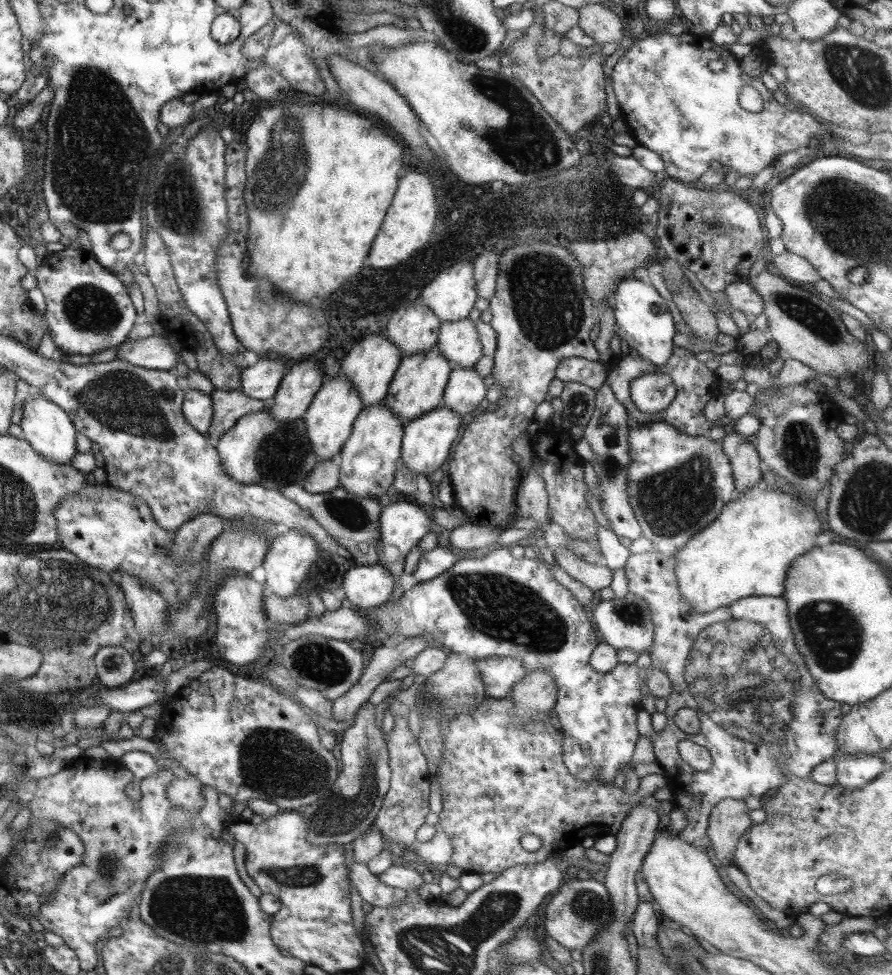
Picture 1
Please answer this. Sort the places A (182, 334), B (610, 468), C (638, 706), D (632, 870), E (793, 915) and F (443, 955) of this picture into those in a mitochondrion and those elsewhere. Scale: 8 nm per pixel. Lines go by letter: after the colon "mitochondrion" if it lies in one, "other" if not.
A: other
B: mitochondrion
C: other
D: other
E: other
F: mitochondrion

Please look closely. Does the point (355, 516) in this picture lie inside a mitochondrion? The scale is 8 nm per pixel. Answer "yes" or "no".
yes

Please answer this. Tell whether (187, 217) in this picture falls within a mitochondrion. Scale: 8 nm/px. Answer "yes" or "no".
yes

